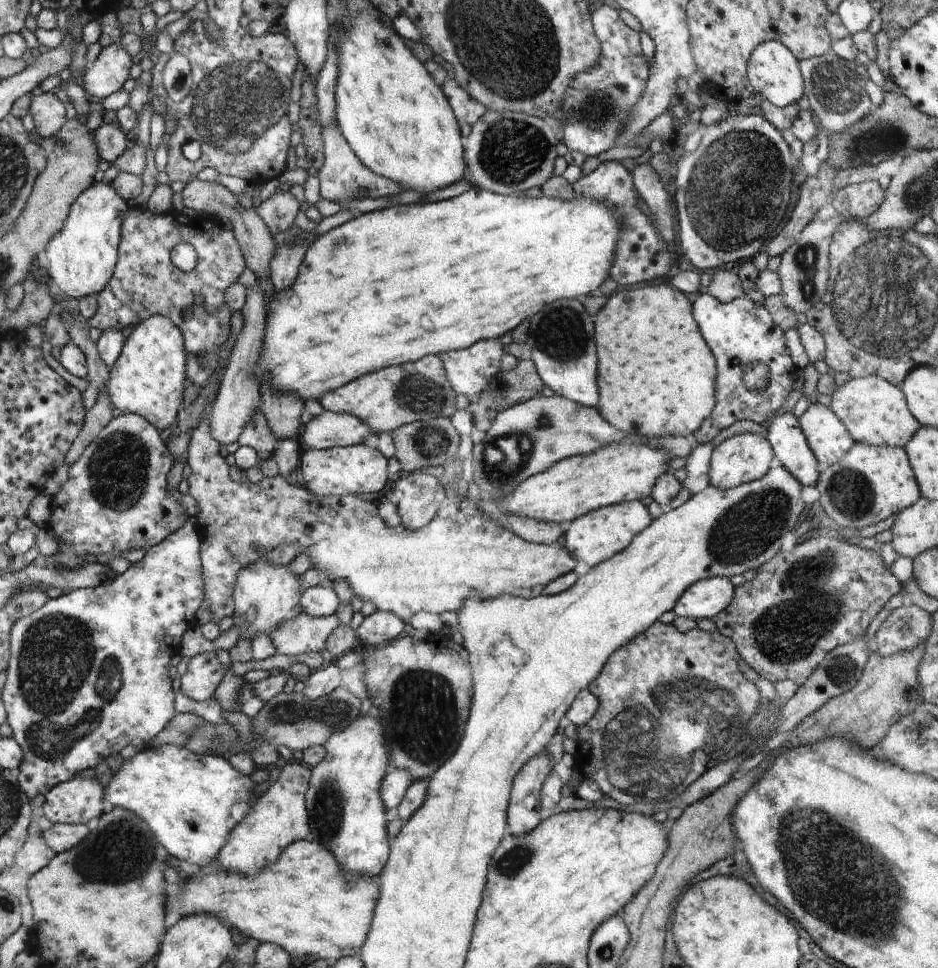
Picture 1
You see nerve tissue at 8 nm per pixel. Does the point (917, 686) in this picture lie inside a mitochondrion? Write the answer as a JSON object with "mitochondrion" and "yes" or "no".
{"mitochondrion":"no"}

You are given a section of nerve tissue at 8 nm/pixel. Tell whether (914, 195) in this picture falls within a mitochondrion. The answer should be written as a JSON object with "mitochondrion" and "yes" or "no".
{"mitochondrion":"yes"}

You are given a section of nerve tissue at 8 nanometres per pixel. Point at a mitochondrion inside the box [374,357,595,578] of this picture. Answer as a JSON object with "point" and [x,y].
{"point":[505,457]}

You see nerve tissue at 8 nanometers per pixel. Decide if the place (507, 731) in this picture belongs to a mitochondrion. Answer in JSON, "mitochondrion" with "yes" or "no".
{"mitochondrion":"no"}

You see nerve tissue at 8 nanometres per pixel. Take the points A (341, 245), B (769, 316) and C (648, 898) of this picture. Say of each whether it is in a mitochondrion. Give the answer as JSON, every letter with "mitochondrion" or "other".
{"A":"mitochondrion","B":"other","C":"other"}

